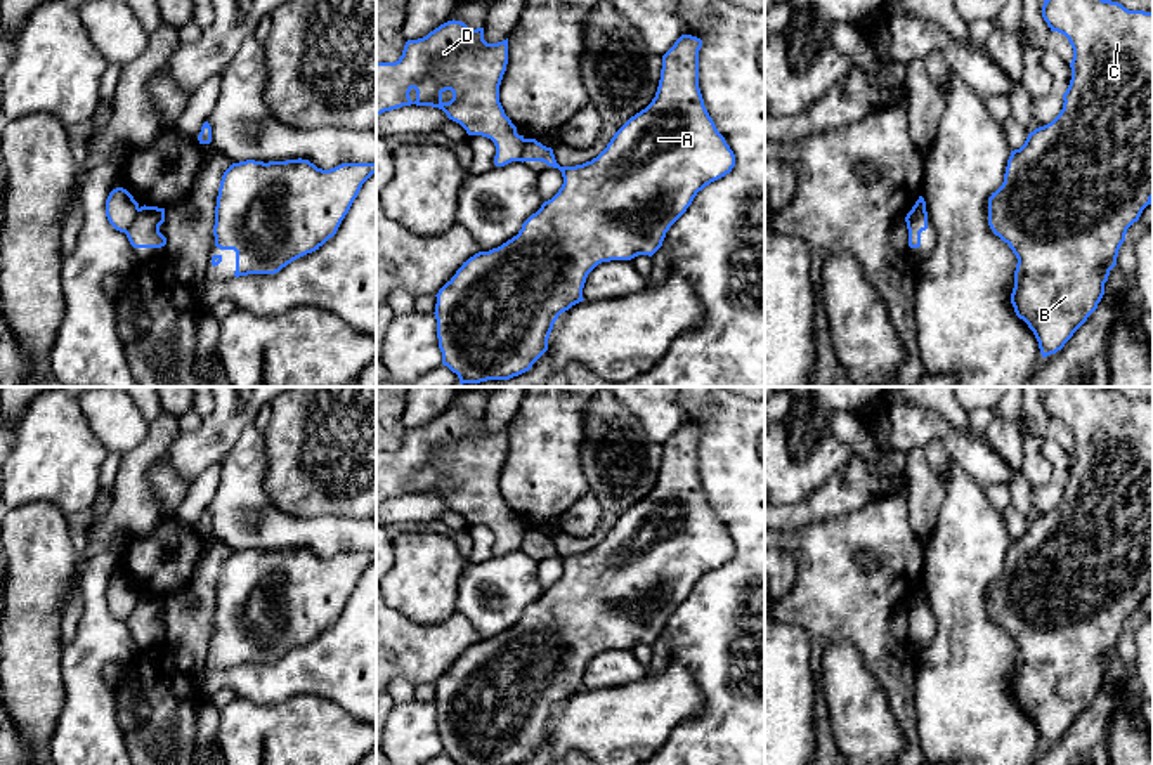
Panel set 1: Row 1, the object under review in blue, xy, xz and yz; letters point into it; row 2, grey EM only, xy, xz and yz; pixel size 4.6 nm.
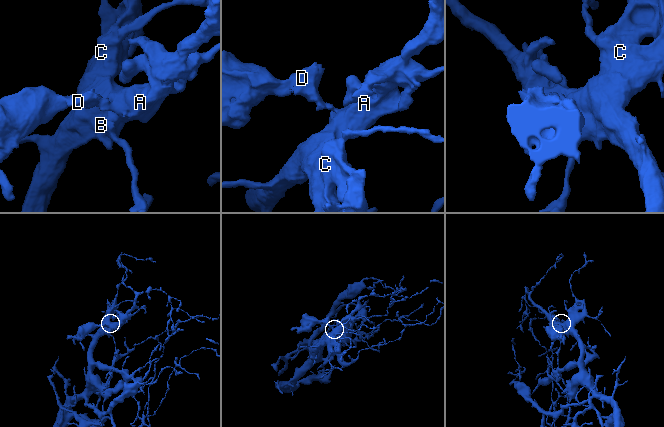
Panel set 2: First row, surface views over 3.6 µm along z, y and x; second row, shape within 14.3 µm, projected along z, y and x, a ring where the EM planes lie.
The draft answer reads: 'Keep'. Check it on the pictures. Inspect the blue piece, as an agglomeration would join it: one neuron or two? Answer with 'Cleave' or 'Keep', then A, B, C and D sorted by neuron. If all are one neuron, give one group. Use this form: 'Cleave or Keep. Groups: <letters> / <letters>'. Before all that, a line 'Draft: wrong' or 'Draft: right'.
Draft: wrong
Cleave. Groups: A B C / D

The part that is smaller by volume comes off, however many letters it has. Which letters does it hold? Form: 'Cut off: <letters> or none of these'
Cut off: D

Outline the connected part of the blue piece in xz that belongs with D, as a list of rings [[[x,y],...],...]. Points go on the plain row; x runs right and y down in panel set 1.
[[[447,409],[418,428],[407,428],[395,451],[376,451],[376,505],[402,494],[432,494],[459,512],[468,524],[494,531],[494,553],[520,550],[524,524],[505,503],[499,474],[508,453],[508,427],[498,432],[484,428],[484,416],[472,418],[461,409]]]

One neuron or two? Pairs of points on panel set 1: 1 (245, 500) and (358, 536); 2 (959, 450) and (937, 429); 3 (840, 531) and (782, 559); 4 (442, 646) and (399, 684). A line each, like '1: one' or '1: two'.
1: one
2: one
3: two
4: two

